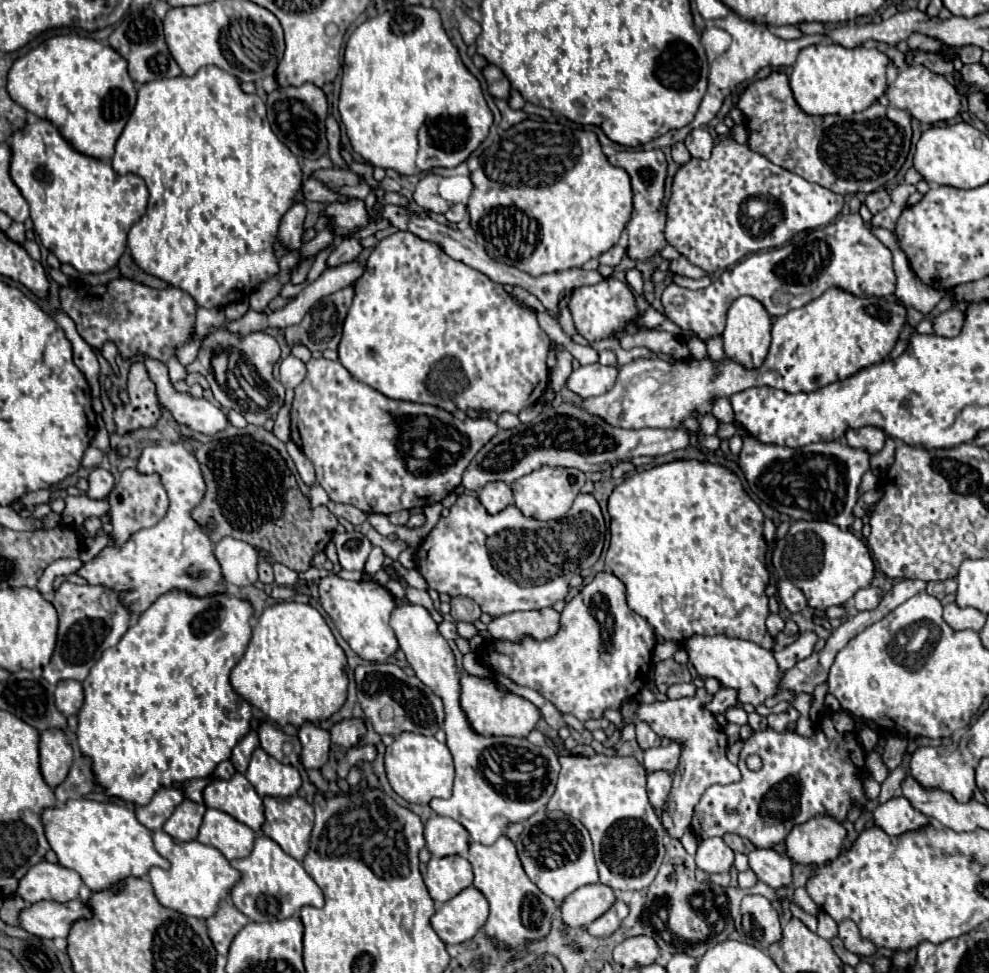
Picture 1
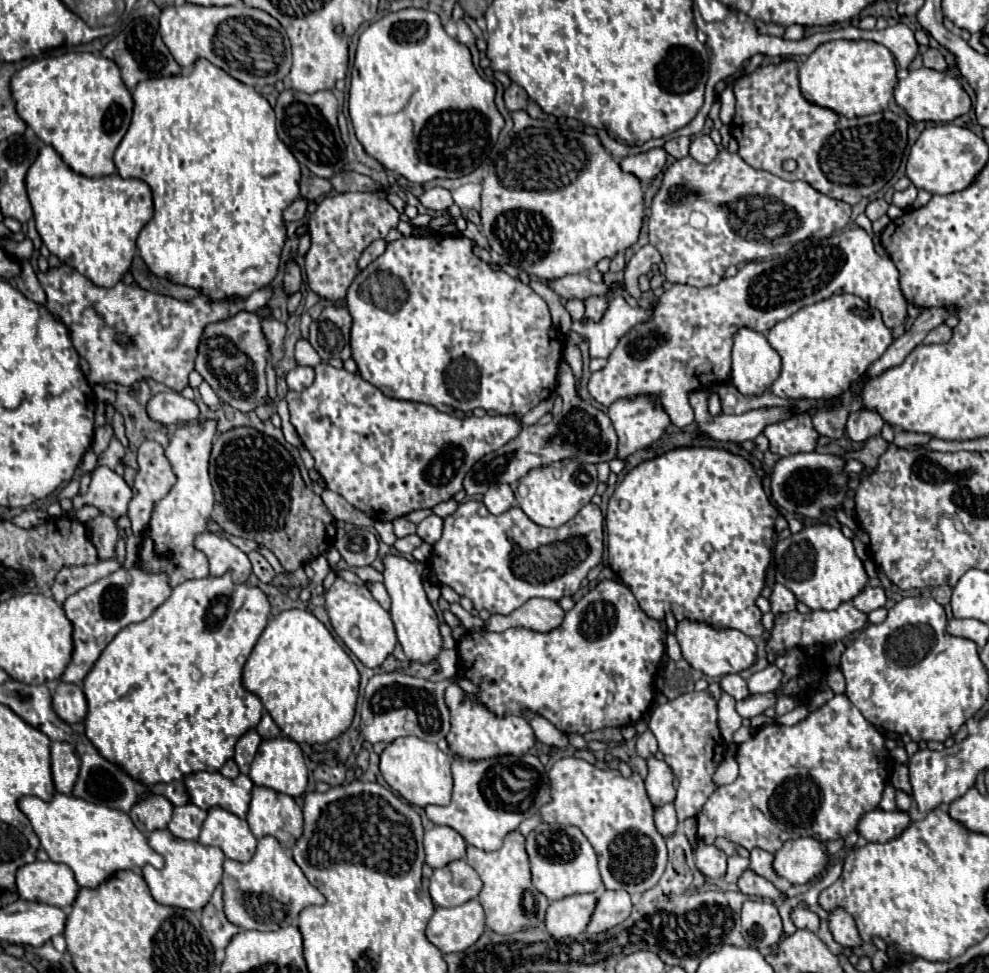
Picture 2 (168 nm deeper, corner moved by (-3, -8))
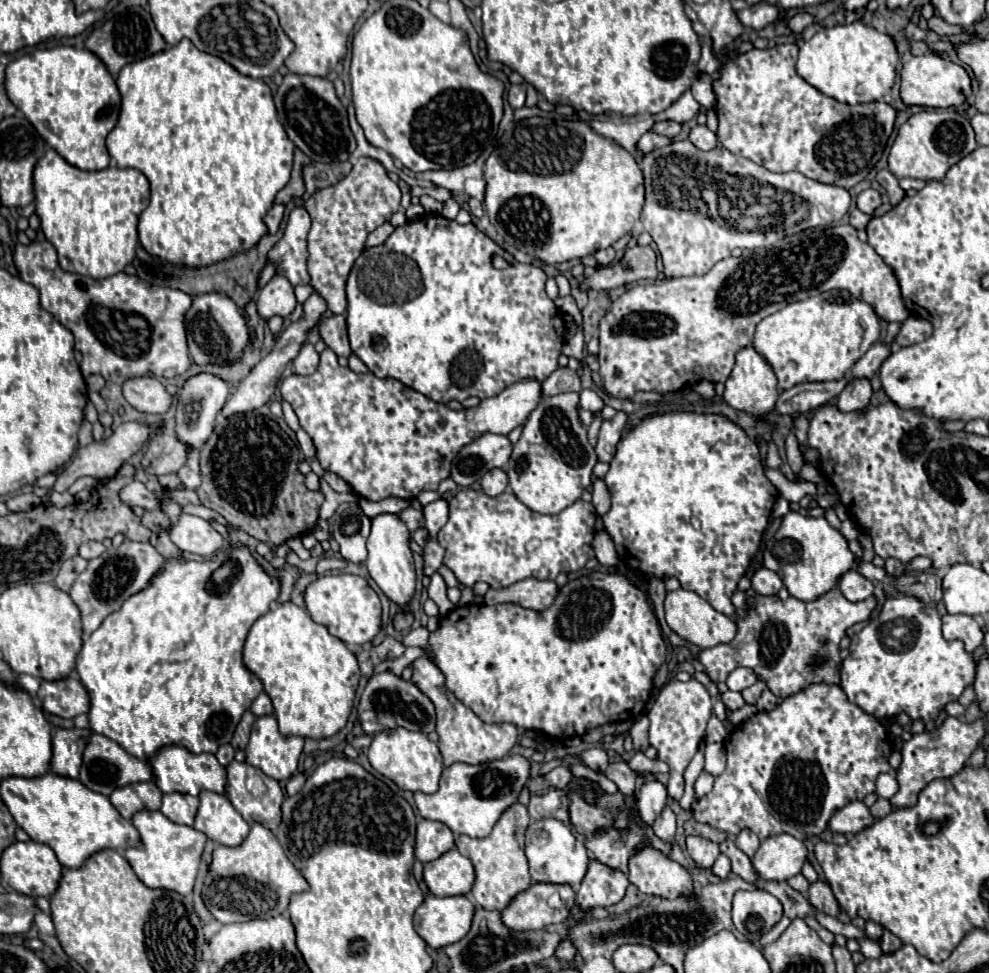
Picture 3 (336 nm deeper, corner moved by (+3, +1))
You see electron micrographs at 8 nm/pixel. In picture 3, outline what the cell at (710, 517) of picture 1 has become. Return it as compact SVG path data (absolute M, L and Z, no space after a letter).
M666 413L666 415L654 415L648 417L646 421L642 421L638 427L634 427L626 437L620 439L618 443L618 453L616 457L610 461L610 471L604 477L608 491L612 495L612 507L610 511L602 517L604 521L604 529L608 531L608 535L614 541L616 553L618 557L636 573L640 575L648 575L648 577L658 577L658 579L668 579L668 577L676 577L680 581L680 585L688 591L698 593L702 599L706 599L716 611L724 613L726 617L734 617L736 615L736 607L732 605L732 595L738 589L738 581L744 577L744 573L750 567L750 561L754 559L754 555L758 553L760 547L760 539L762 539L762 531L768 525L768 517L770 517L770 509L778 497L776 487L764 477L762 471L762 463L760 463L760 451L758 445L754 441L750 441L746 437L746 433L734 425L732 421L728 421L726 417L720 415L696 415L696 413Z

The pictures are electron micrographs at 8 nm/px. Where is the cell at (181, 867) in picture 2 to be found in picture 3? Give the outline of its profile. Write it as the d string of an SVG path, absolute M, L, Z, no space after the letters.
M142 809L132 819L134 827L138 829L144 849L126 849L126 859L132 865L138 879L150 889L168 889L180 895L190 895L196 883L200 859L208 837L194 827L172 823L160 811Z

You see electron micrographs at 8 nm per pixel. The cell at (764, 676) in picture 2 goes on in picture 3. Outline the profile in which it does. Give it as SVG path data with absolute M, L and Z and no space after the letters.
M738 667L738 669L734 669L734 671L728 675L726 685L728 685L730 691L742 691L742 689L754 685L756 681L758 681L758 677L756 677L756 673L752 673L752 669Z

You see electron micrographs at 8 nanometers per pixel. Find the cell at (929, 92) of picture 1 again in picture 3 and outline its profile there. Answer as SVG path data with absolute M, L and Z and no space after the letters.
M936 53L912 57L908 63L904 63L900 71L900 97L906 105L948 109L948 107L962 105L970 93L972 93L970 77L964 71L964 67L948 59L942 59Z

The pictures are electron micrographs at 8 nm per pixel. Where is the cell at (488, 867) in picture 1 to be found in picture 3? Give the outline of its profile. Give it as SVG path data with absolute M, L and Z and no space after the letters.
M516 803L500 817L500 821L494 825L488 837L472 839L468 835L460 835L456 839L456 849L462 855L466 855L476 869L476 881L470 895L480 907L492 911L504 911L508 907L508 901L512 901L516 893L522 893L532 885L528 873L528 861L524 855L524 831L528 827L528 821L530 821L528 809Z

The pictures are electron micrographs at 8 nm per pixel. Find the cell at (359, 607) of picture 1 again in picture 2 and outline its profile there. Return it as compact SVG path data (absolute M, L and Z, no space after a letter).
M340 576L334 580L330 590L326 590L326 610L330 624L338 638L348 646L348 650L368 668L378 668L388 654L392 654L398 638L390 614L374 600L374 596L358 584L350 584Z

